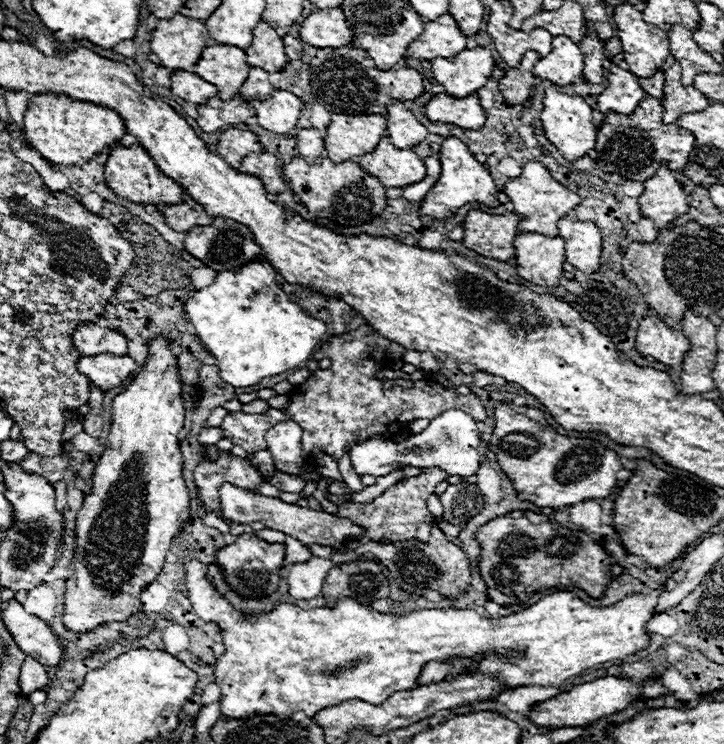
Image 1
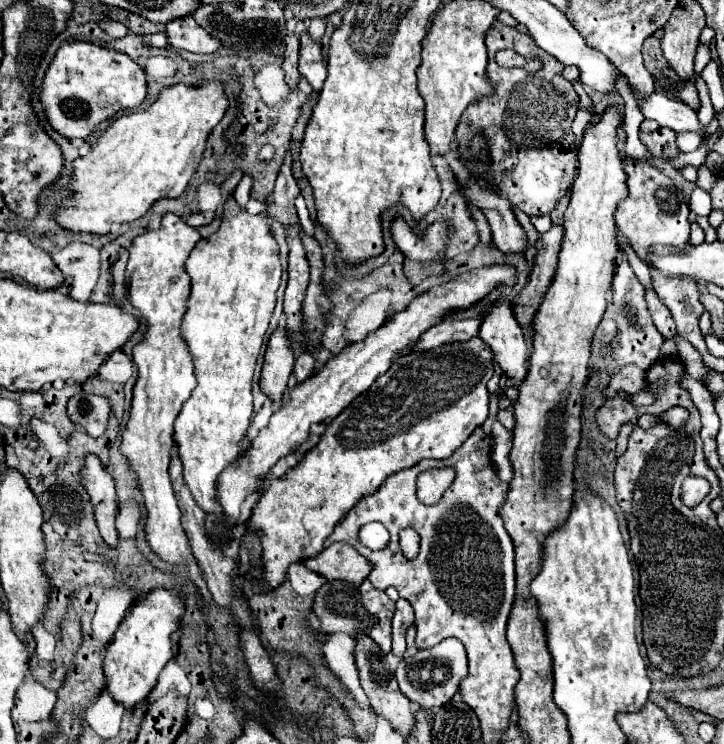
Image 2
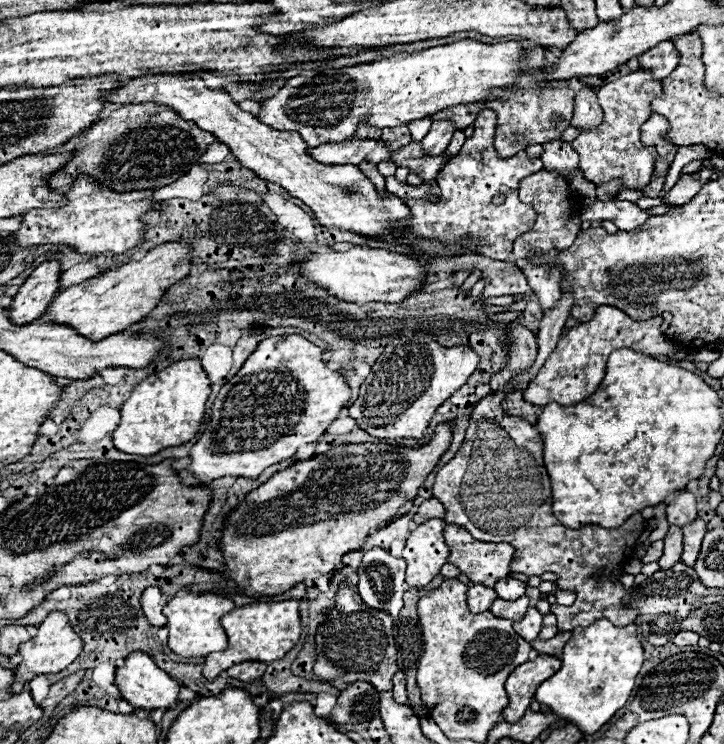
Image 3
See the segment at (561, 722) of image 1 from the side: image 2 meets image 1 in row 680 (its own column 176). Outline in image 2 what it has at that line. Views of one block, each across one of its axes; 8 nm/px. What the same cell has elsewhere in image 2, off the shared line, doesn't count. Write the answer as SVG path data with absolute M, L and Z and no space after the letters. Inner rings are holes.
M154 588L144 596L144 600L134 604L132 612L116 630L104 658L106 690L116 702L124 704L126 708L134 708L148 698L150 690L158 682L160 670L172 658L172 634L180 628L184 612L186 602L182 592L168 588Z

